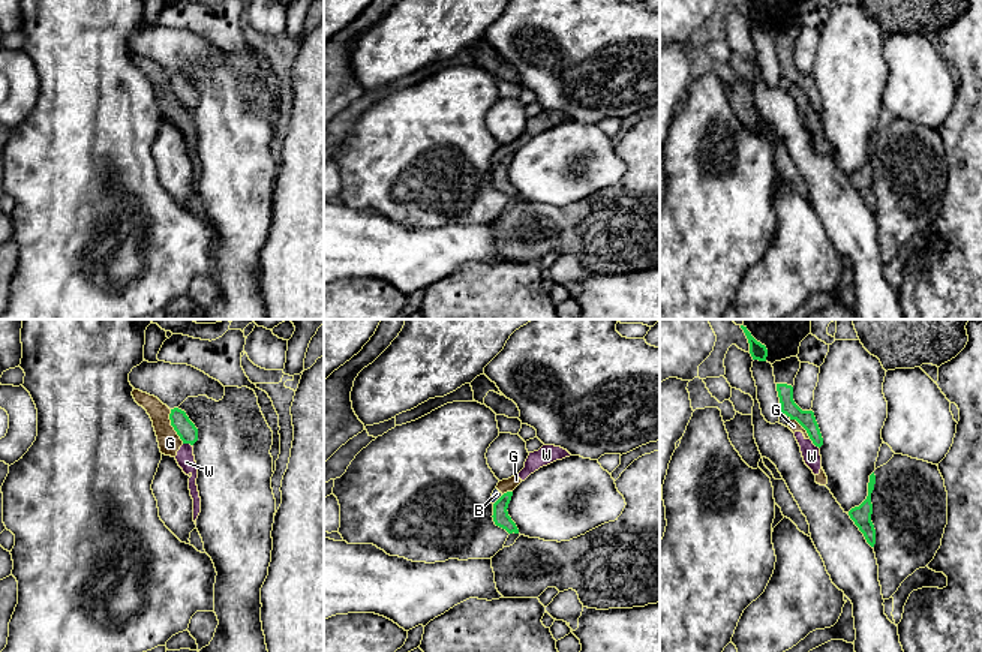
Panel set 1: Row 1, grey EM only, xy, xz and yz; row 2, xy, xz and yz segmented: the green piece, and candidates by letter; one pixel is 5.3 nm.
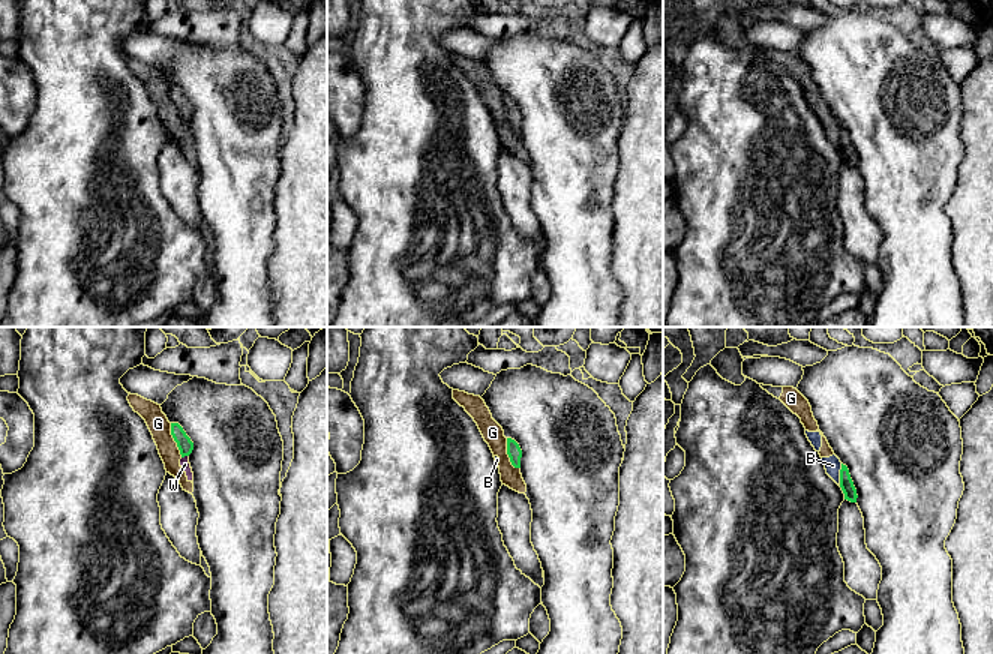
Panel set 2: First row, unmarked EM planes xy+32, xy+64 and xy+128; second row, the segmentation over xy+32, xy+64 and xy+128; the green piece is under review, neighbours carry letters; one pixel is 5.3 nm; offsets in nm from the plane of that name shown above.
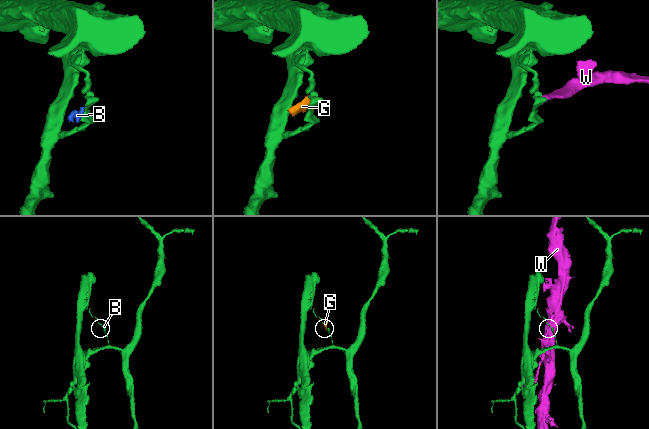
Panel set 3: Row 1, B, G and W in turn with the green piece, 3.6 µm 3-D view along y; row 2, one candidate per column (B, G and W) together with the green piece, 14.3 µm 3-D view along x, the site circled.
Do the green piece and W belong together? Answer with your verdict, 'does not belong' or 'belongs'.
does not belong

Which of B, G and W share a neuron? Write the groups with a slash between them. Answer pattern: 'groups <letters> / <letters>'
groups B G W

